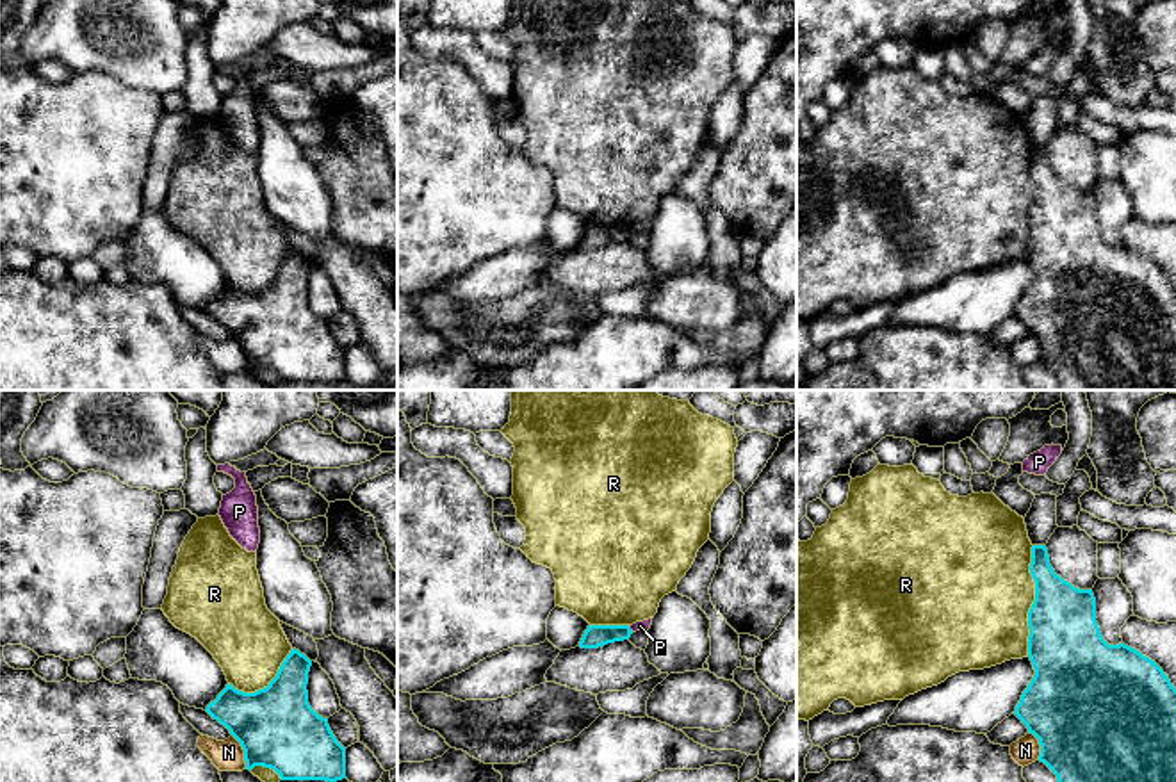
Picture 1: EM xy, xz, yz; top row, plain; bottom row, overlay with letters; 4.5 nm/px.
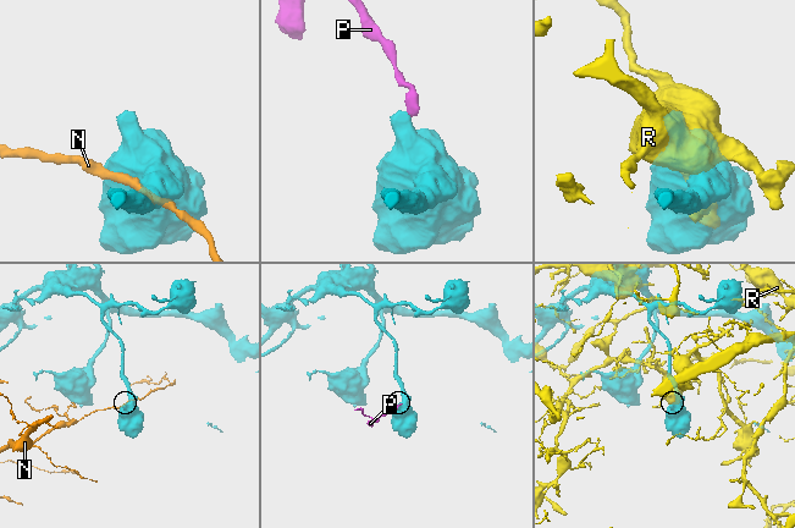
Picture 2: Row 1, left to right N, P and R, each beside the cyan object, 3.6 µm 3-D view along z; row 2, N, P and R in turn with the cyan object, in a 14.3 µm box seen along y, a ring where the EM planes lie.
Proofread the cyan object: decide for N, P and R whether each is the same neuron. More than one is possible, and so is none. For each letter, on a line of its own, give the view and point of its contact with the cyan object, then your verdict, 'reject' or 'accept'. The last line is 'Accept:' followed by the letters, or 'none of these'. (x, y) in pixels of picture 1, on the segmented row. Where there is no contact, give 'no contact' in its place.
N: meets cyan in xy at (244, 752); reject
P: meets cyan in xz at (629, 629); reject
R: meets cyan in yz at (1034, 601); reject
Accept: none of these

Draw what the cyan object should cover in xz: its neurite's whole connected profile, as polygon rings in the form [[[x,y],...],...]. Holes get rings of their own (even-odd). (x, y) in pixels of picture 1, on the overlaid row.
[[[588,625],[579,647],[581,648],[599,648],[608,643],[629,639],[633,634],[629,625]]]

